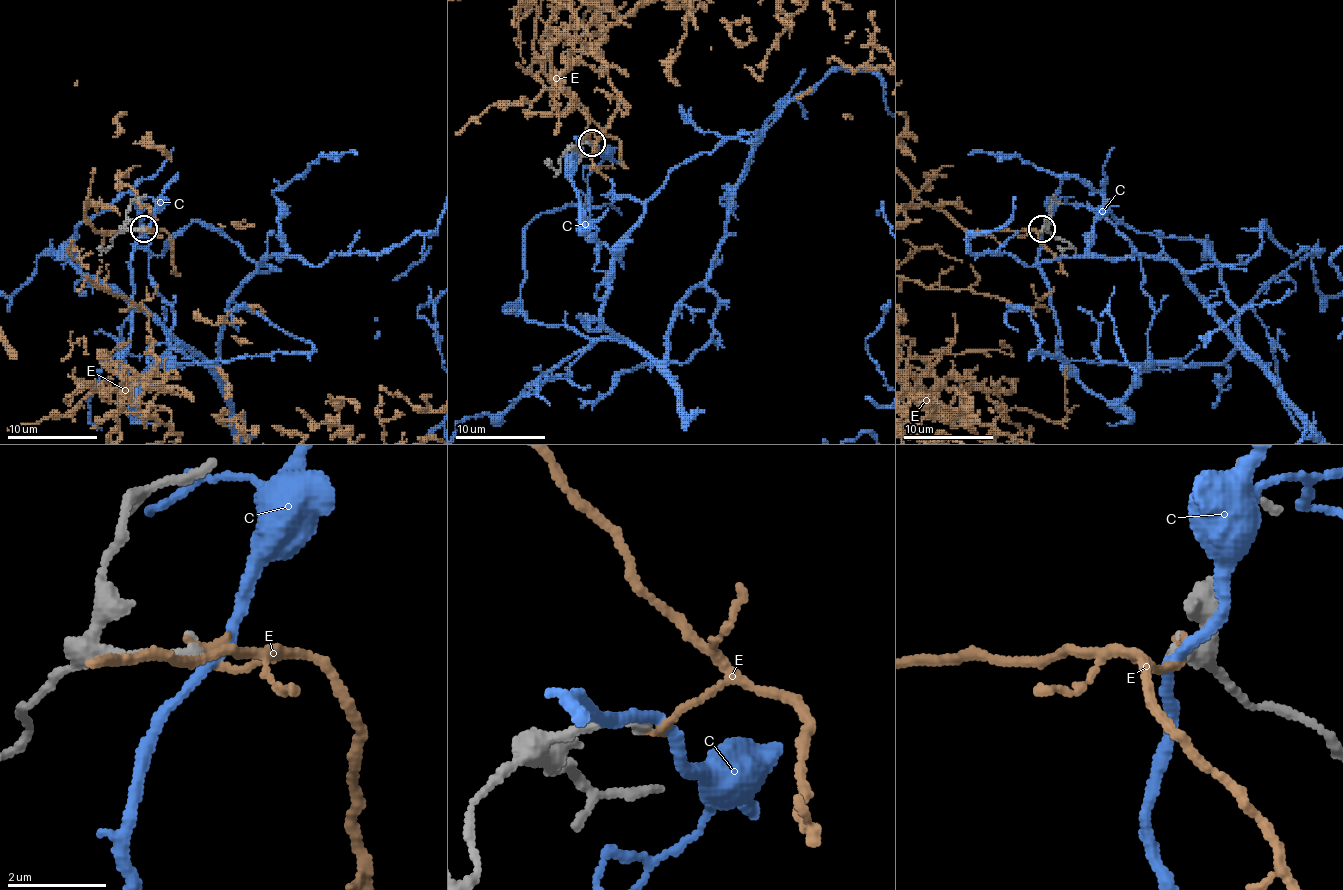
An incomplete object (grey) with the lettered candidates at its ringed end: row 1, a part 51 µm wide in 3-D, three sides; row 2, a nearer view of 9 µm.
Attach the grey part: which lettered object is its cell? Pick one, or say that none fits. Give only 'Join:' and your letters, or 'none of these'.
Join: none of these

